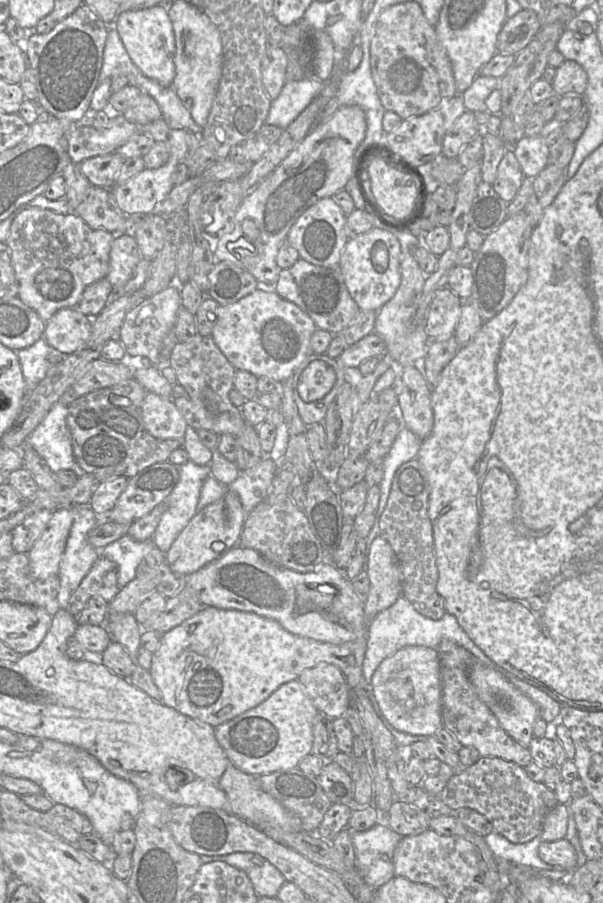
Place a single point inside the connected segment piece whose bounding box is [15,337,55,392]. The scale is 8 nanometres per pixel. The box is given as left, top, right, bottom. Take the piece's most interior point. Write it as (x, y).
(34, 362)

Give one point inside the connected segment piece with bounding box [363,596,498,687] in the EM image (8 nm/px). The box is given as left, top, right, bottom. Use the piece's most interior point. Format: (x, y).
(400, 625)

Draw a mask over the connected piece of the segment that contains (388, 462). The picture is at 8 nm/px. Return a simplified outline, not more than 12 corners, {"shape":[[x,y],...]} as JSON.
{"shape":[[402,424],[383,459],[379,505],[366,538],[366,566],[370,546],[379,535],[395,472],[417,458],[421,440]]}

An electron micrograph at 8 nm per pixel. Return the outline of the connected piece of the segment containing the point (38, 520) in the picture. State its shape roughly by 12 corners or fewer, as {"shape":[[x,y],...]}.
{"shape":[[43,509],[12,530],[15,552],[28,553],[53,511]]}

